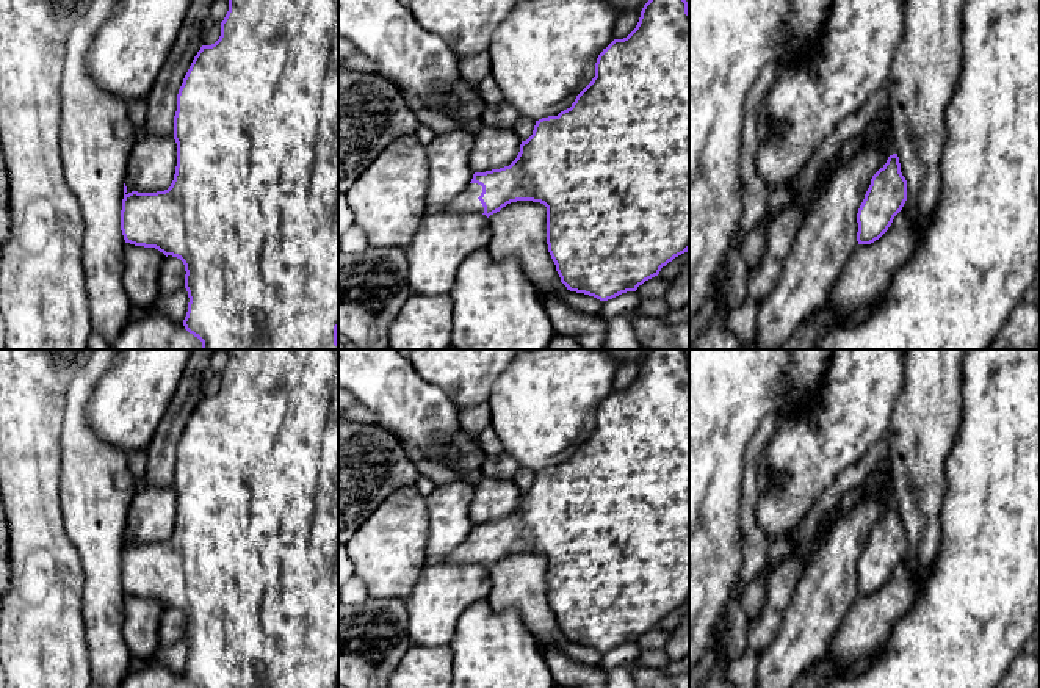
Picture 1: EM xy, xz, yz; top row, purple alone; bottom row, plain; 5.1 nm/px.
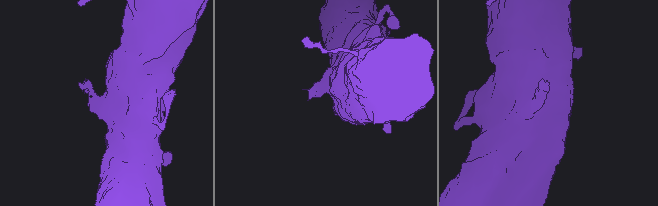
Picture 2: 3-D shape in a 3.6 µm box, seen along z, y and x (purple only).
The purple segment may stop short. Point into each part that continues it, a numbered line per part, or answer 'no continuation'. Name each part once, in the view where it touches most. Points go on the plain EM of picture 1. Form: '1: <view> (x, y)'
1: xz (467, 552)

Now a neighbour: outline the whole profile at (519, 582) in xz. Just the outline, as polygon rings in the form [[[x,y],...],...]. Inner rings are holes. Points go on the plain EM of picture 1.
[[[517,552],[489,567],[492,583],[487,597],[493,611],[515,611],[540,647],[558,649],[573,661],[600,666],[603,652],[570,643],[556,622],[547,596],[547,558]]]

